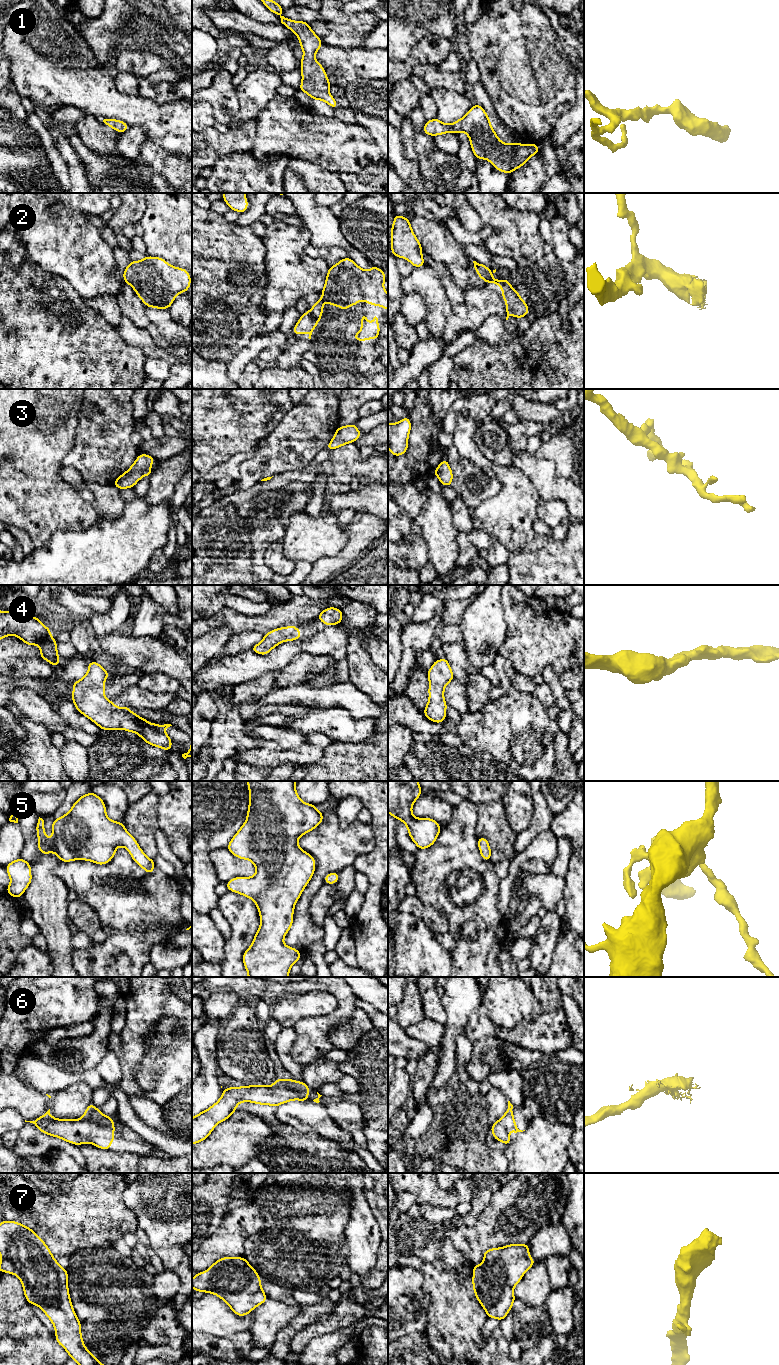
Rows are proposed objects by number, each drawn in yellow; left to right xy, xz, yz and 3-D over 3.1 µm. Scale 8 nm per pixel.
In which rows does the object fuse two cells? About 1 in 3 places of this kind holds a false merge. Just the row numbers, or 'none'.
2

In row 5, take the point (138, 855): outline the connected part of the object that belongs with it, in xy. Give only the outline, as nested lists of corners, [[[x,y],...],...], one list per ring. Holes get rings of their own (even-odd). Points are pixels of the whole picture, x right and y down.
[[[93,792],[82,795],[67,814],[54,819],[51,840],[46,836],[44,820],[40,817],[36,831],[39,851],[44,855],[54,852],[62,862],[87,860],[107,864],[117,847],[123,846],[146,873],[152,874],[155,867],[154,860],[145,855],[123,822],[108,818],[104,801]]]

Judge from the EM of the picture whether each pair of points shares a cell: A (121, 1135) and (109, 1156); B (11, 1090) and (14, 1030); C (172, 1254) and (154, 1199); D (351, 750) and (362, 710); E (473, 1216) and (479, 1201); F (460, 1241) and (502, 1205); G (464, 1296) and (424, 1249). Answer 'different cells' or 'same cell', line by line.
A: different cells
B: different cells
C: same cell
D: different cells
E: same cell
F: same cell
G: different cells

